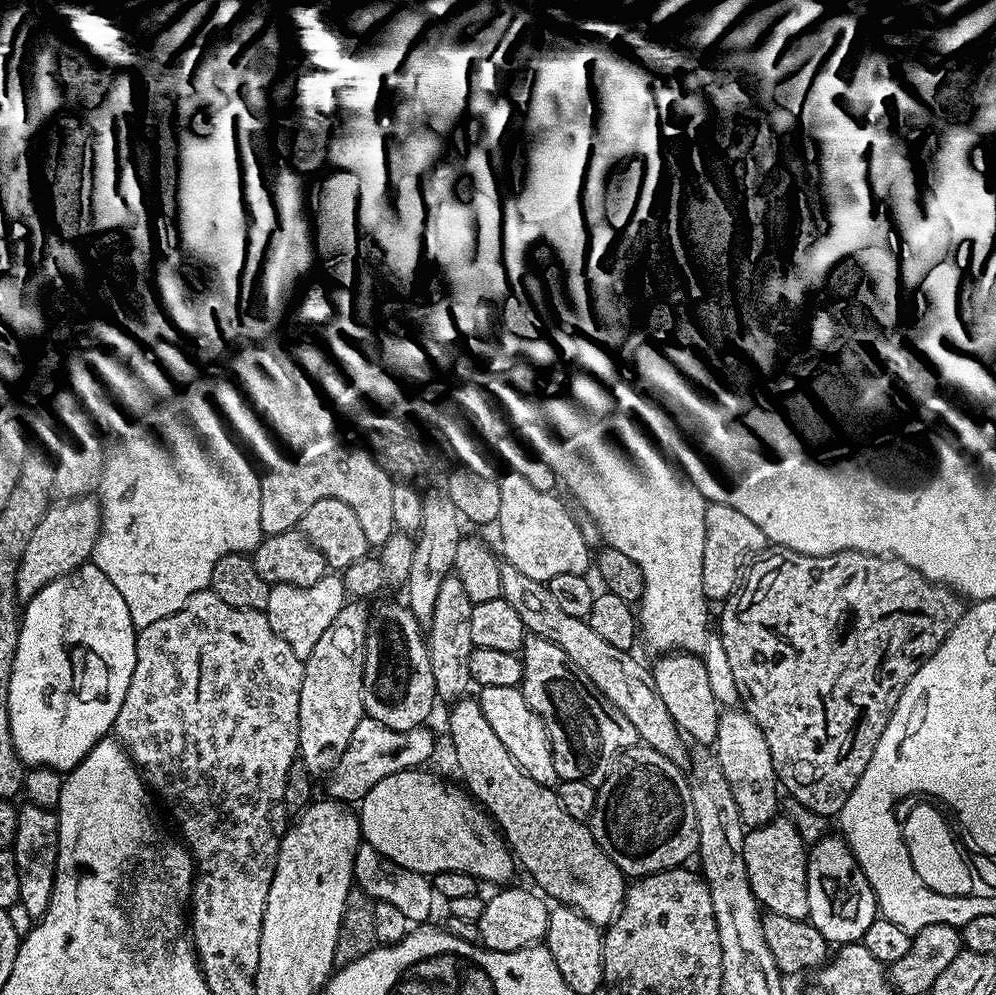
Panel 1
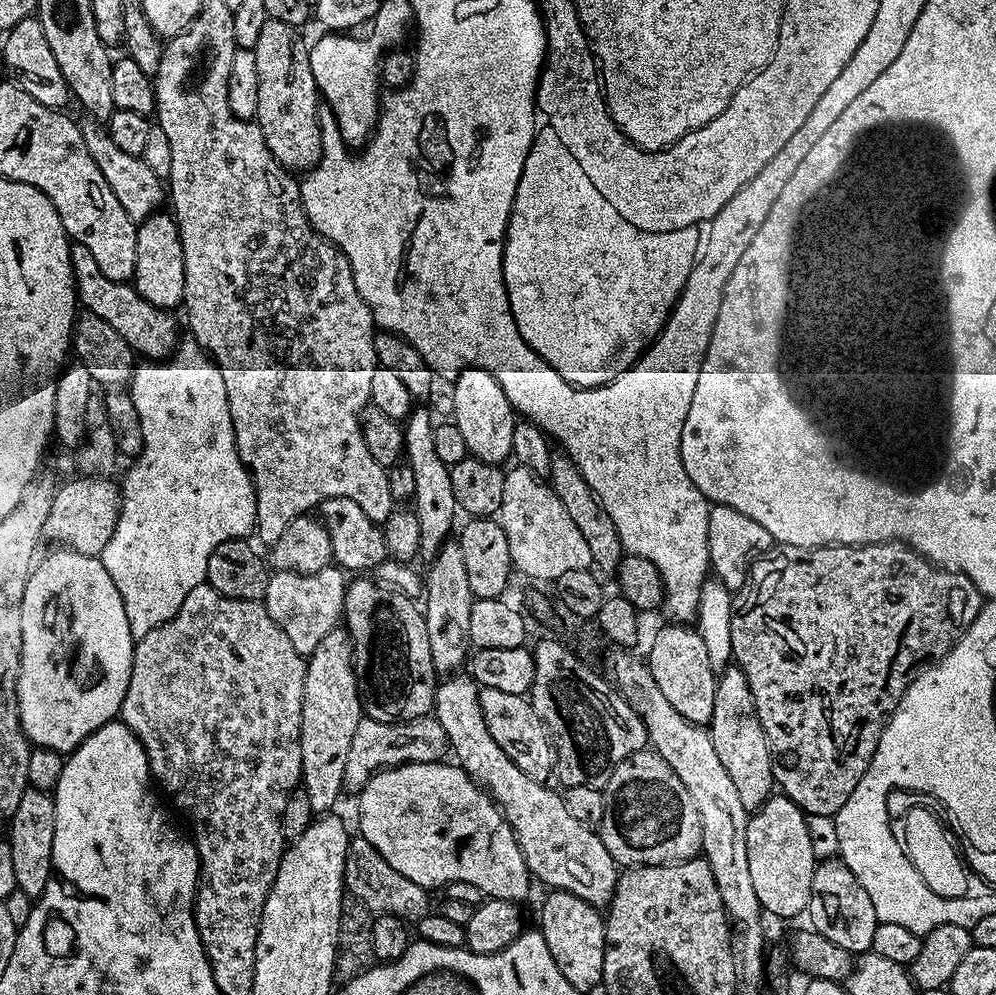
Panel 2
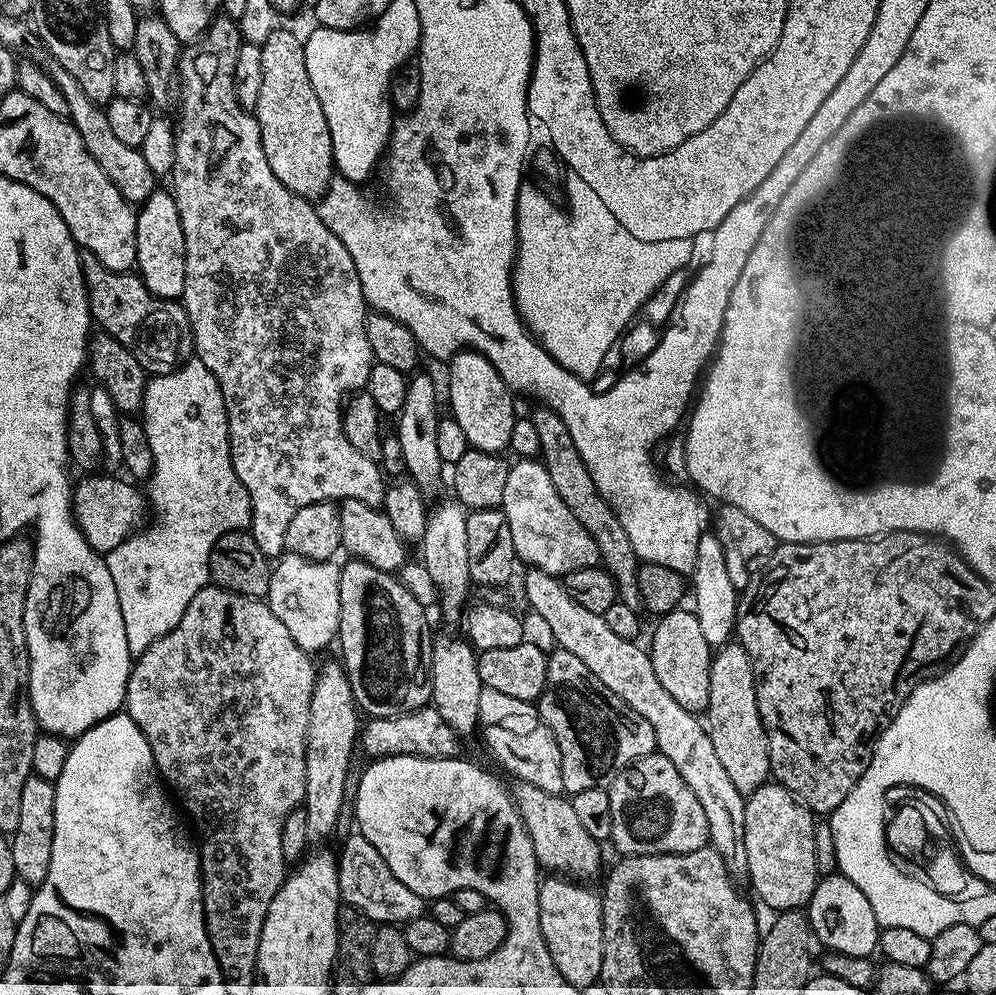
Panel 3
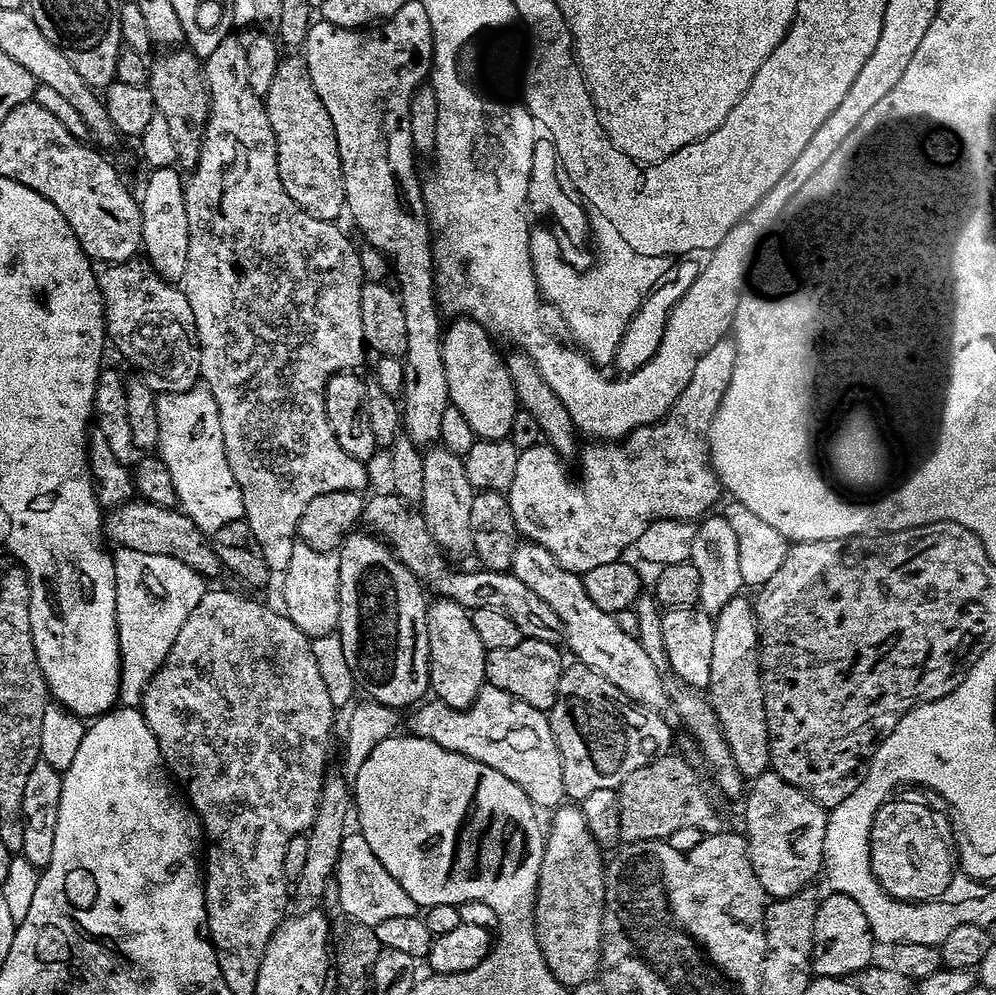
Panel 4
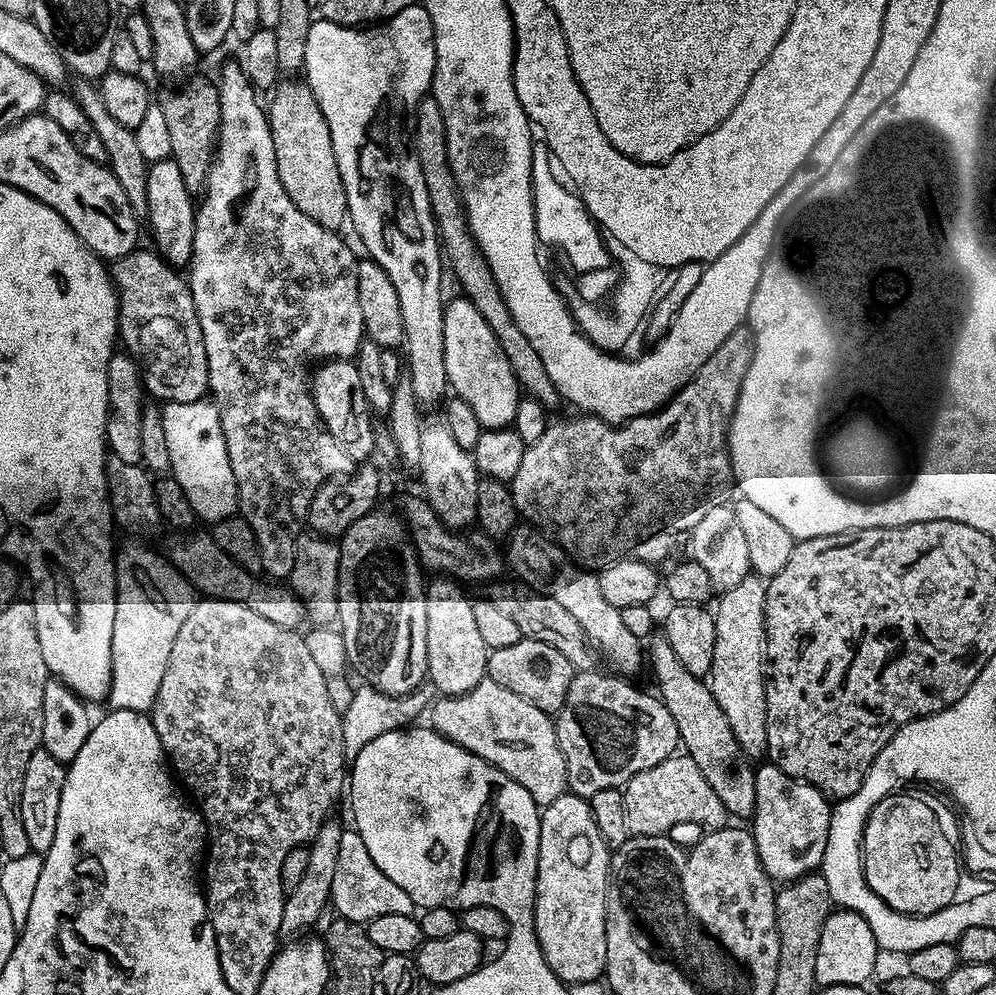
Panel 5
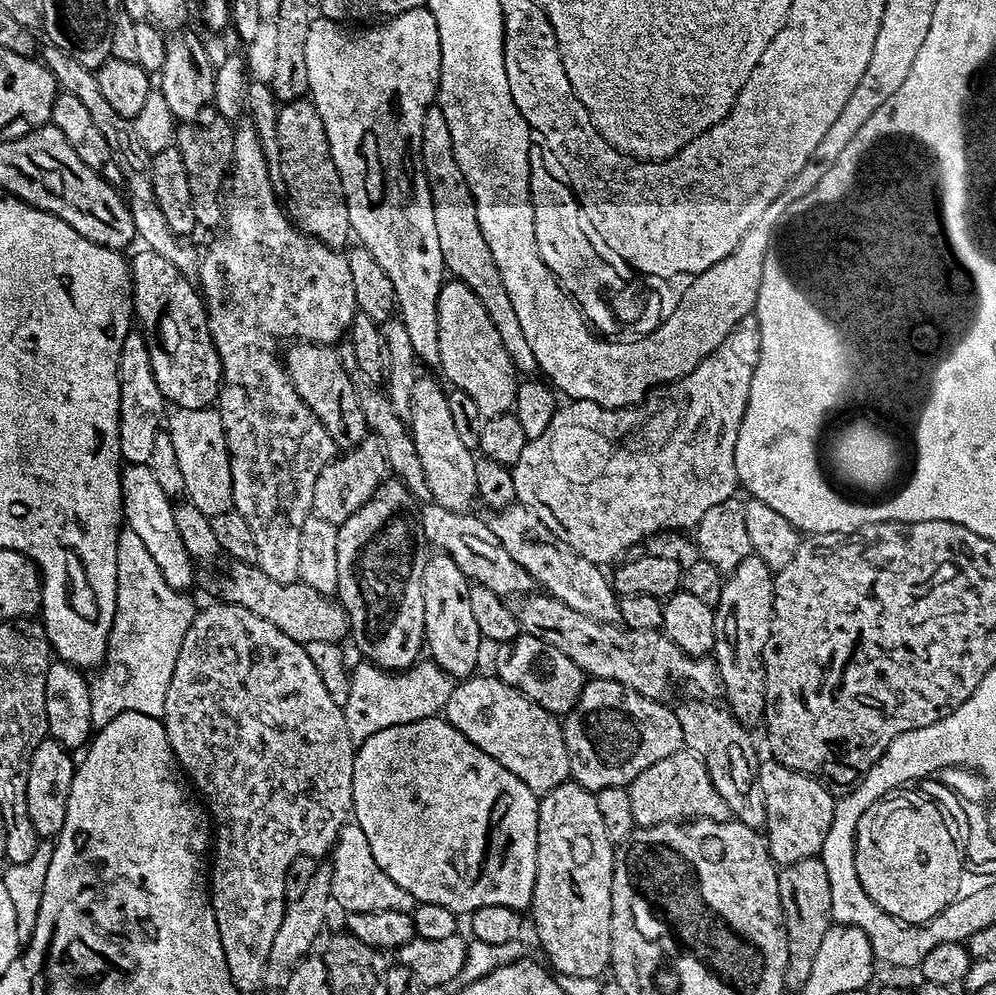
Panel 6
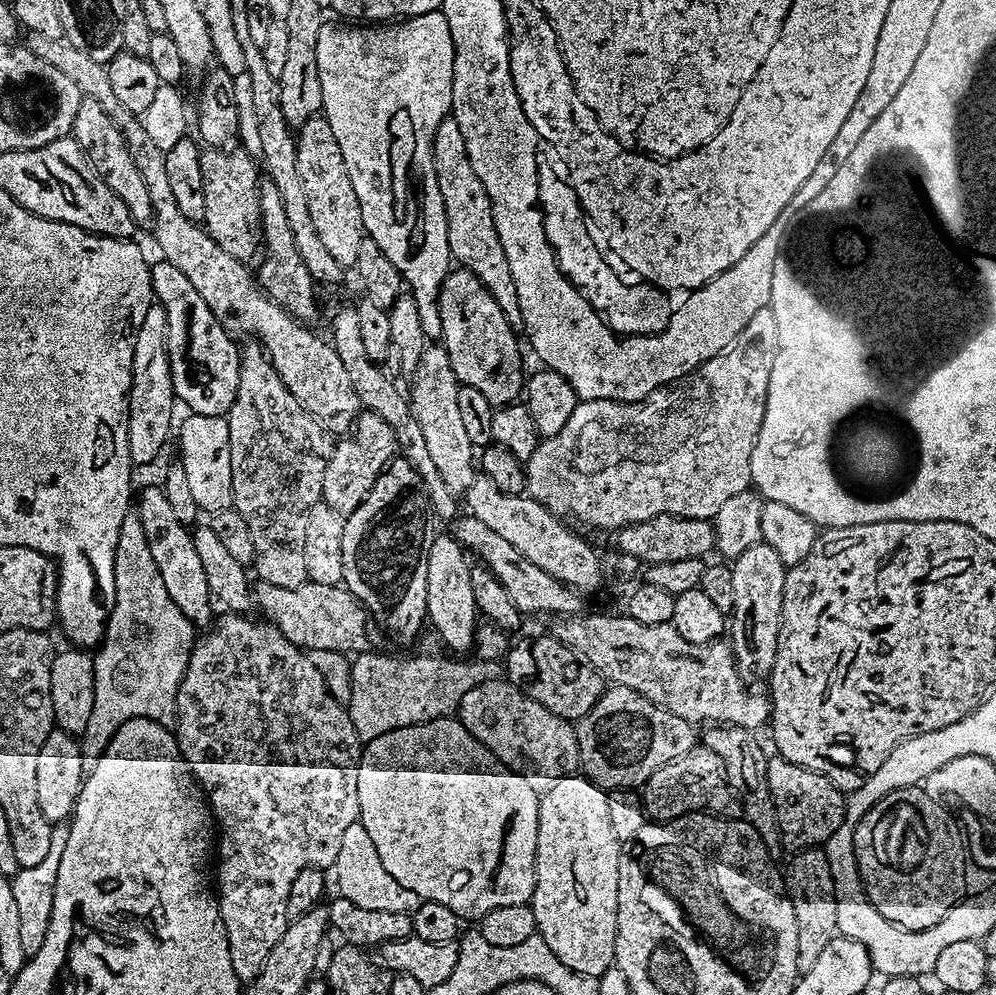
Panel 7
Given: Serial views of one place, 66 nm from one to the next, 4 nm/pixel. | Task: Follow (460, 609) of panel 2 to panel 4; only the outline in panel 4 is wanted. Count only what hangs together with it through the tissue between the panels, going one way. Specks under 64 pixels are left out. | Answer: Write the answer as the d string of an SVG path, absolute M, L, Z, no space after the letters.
M432 446L424 452L422 498L419 507L434 542L440 547L441 552L449 557L469 555L472 552L470 502L473 495L474 490L470 486L470 478L466 478L461 457L442 446Z

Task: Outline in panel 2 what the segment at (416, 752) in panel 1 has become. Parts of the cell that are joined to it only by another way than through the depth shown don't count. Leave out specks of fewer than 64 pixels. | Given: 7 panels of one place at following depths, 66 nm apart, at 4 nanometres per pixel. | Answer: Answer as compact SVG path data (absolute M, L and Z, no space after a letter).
M435 715L420 716L416 720L405 720L399 724L378 722L374 718L364 716L358 722L358 730L354 730L354 739L350 742L350 754L346 757L346 770L342 773L344 792L360 793L372 781L372 777L385 768L397 768L399 764L434 764L443 761L444 752L446 756L446 737Z

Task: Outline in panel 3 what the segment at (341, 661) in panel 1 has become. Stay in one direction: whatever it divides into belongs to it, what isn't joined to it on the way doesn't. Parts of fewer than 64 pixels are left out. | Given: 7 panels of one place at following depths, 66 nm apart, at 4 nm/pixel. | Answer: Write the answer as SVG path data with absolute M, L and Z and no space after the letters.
M339 663L319 669L310 706L310 726L306 746L306 794L302 805L308 823L309 837L328 836L340 820L344 808L344 795L349 795L348 767L352 764L352 751L358 748L358 709L352 697L350 682Z

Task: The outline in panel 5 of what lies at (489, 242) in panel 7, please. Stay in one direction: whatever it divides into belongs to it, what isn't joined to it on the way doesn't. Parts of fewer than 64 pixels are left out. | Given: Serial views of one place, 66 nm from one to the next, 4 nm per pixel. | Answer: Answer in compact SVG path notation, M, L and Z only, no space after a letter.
M430 94L420 100L416 108L415 126L413 128L413 144L415 154L418 155L419 165L422 166L423 181L426 182L426 190L430 198L432 216L436 220L437 235L440 237L442 252L448 264L460 284L465 299L470 300L478 307L482 318L487 320L487 325L493 330L502 346L502 352L506 354L507 362L514 371L515 378L521 389L536 401L542 402L549 412L555 411L555 407L562 402L562 397L553 379L546 371L537 350L531 345L514 322L509 307L502 298L500 285L495 282L492 268L485 260L477 246L476 237L469 230L467 213L464 210L463 200L456 185L456 179L450 170L448 151L446 150L445 116L441 112L440 101Z

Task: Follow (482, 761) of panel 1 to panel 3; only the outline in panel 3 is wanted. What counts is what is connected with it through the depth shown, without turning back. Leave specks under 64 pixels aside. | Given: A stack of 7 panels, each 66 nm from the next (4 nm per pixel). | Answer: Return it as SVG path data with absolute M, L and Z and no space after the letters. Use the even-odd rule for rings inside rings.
M444 636L435 641L432 645L432 698L431 707L438 710L438 714L442 714L442 718L454 731L457 737L464 738L477 731L480 722L480 703L482 702L482 690L484 684L478 678L478 655L475 648L467 639L456 636ZM517 783L510 795L516 802L520 812L520 820L526 826L532 849L536 855L537 865L541 869L549 868L549 873L556 874L559 869L572 878L581 878L592 882L600 872L601 841L590 838L582 822L578 822L578 814L574 814L571 799L553 792L538 790L536 786ZM564 799L564 800L563 800ZM582 876L582 877L580 877Z

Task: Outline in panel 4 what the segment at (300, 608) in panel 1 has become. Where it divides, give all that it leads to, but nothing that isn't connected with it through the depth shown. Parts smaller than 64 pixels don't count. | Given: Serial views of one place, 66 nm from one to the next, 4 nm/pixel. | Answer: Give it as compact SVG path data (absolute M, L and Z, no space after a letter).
M293 543L288 565L282 573L282 611L290 622L294 622L294 626L298 626L298 630L302 630L310 638L337 631L340 623L339 569L340 557L336 552L319 552L305 544Z

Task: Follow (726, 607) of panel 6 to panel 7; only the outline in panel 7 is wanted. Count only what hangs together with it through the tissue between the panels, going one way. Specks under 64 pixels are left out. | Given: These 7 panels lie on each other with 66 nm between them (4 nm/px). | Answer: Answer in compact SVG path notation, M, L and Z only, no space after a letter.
M764 543L752 544L731 561L732 611L726 624L726 640L730 645L737 673L741 677L767 677L776 657L780 633L780 610L784 593L786 565Z

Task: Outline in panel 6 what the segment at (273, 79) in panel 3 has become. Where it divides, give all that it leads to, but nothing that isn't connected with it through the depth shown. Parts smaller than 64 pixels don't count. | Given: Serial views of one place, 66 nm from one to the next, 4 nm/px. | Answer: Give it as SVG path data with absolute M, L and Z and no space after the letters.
M292 98L289 104L281 103L277 114L282 188L288 191L288 196L296 207L295 223L309 236L340 250L349 243L348 236L350 240L353 235L348 203L344 201L342 178L338 174L338 166L326 138L326 126L316 105L308 98L296 99L300 98Z

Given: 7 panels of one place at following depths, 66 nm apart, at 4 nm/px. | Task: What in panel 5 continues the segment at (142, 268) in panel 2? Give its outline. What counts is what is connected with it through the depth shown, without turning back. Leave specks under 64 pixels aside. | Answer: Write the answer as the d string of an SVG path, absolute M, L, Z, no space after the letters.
M169 158L149 163L146 198L148 199L146 223L152 227L152 240L156 243L155 251L173 268L187 269L192 263L197 205L194 203L193 193L188 191L186 182L182 182L182 170L178 170L178 162Z

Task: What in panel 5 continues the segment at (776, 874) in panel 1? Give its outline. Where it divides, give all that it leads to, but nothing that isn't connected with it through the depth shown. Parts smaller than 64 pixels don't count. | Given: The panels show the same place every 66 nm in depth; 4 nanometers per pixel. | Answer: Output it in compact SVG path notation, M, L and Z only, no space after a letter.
M771 762L756 768L754 794L756 809L750 817L750 831L758 858L770 879L791 882L817 871L823 865L826 838L830 834L833 805L829 797L805 780L795 780Z

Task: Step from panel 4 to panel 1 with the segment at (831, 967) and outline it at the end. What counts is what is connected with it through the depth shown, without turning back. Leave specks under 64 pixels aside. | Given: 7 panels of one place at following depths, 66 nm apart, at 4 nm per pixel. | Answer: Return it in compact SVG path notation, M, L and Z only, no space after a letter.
M839 835L824 836L816 845L808 848L808 897L810 898L808 920L832 946L863 941L866 930L870 930L870 922L878 919L874 890L866 874L858 866L854 854L848 849L848 844Z

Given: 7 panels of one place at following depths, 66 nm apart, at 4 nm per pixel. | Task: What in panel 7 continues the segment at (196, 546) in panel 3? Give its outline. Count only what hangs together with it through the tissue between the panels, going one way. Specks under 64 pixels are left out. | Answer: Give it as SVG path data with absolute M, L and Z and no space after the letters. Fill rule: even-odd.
M185 415L180 424L180 461L179 467L186 478L186 486L190 490L190 498L194 498L197 509L205 513L222 510L232 503L232 479L230 478L230 454L228 453L228 422L223 415L198 416ZM131 522L132 524L125 523L120 529L120 535L116 537L116 546L114 549L114 555L112 558L112 574L110 577L111 587L116 587L116 601L111 601L110 611L108 613L108 623L104 626L104 638L100 641L98 647L94 652L94 659L92 661L92 677L94 678L94 706L90 710L89 721L85 724L85 730L82 733L82 748L85 753L90 754L89 757L95 758L104 751L104 747L107 746L110 738L118 730L120 724L125 724L130 718L146 718L147 720L163 721L164 711L169 711L170 705L174 700L174 688L170 683L168 685L168 671L176 664L176 659L181 656L185 651L184 639L188 636L188 628L190 629L190 622L180 613L178 608L170 602L166 590L162 586L160 581L160 575L158 570L154 566L154 558L150 558L150 548L146 546L146 540L144 538L144 531L140 529L139 523Z

